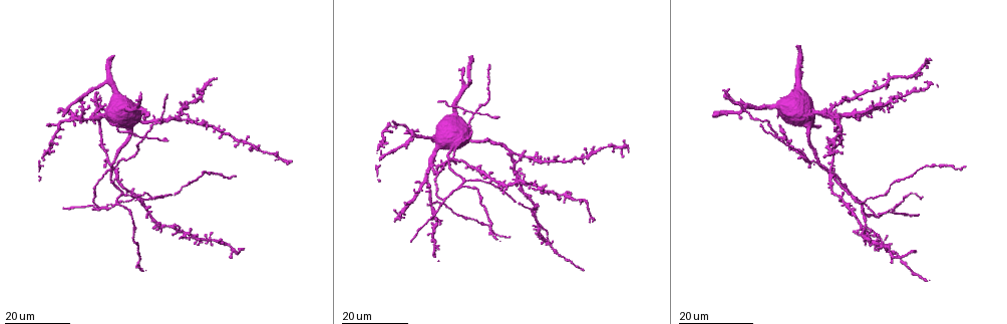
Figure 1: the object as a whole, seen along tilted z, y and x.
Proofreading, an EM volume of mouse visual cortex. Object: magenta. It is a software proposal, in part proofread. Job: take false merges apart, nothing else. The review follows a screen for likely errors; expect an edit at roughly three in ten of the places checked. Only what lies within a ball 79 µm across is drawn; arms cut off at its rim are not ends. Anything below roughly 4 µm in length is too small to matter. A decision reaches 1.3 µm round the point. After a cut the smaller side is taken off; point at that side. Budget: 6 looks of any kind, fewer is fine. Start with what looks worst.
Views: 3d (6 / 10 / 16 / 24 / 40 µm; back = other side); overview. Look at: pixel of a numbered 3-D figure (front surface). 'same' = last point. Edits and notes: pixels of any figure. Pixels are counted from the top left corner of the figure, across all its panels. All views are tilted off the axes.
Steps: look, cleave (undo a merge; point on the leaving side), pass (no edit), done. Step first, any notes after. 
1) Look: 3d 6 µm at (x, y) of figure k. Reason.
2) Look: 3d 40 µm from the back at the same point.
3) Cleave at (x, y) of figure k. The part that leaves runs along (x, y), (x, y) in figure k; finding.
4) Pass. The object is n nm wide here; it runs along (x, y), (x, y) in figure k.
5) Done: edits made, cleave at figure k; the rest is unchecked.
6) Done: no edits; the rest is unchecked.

Look: 3d 16 µm at (142, 136) of figure 1. Thin arm on a thick one.

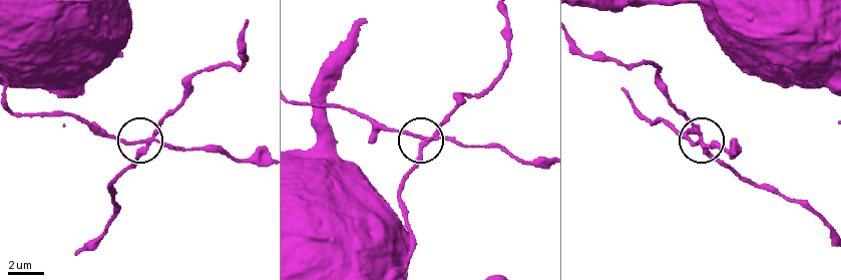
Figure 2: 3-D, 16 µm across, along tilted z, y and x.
Look: 3d 10 µm at (144, 140) of figure 2.

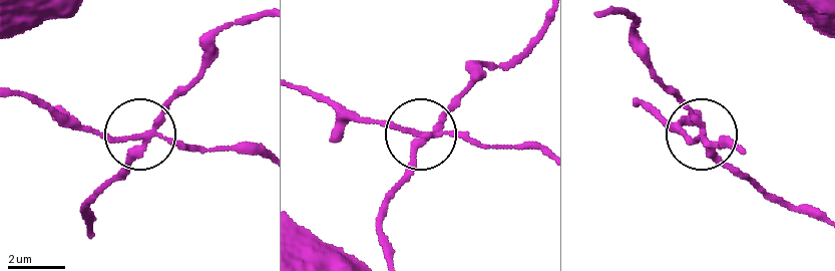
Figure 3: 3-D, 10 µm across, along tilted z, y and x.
Cleave at (185, 146) of figure 3. The object is 210 nm wide here; the part that leaves runs along (142, 137), (74, 127), (41, 102), (20, 97) in figure 3; a second neuron is stuck on.

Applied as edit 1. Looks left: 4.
Look: 3d 24 µm at (442, 202) of figure 1. Thin arm on a thick one.

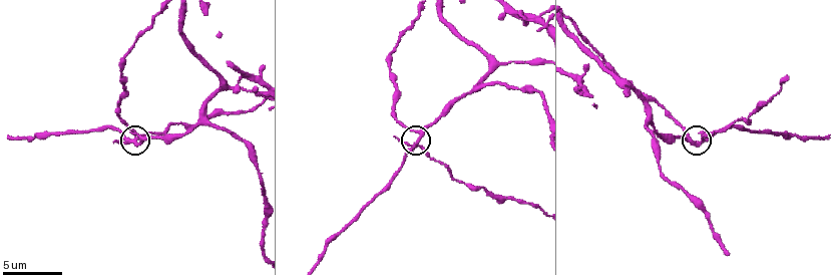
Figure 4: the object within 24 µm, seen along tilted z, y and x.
Look: 3d 6 µm at (415, 146) of figure 4.

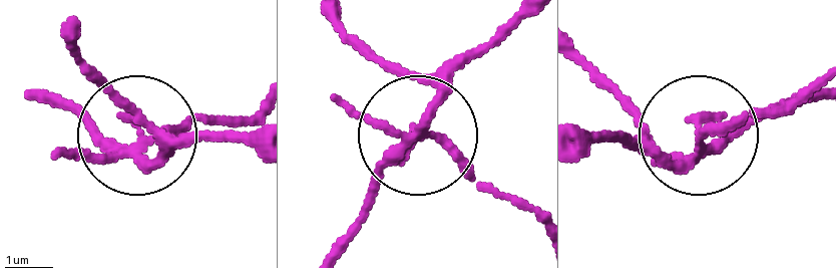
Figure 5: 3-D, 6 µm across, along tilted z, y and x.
Cleave at (70, 155) of figure 5. 4 arms meet here; a second neuron is stuck on.

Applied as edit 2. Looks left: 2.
Look: 3d 24 µm at (445, 162) of figure 1. Two arms in line, one across.

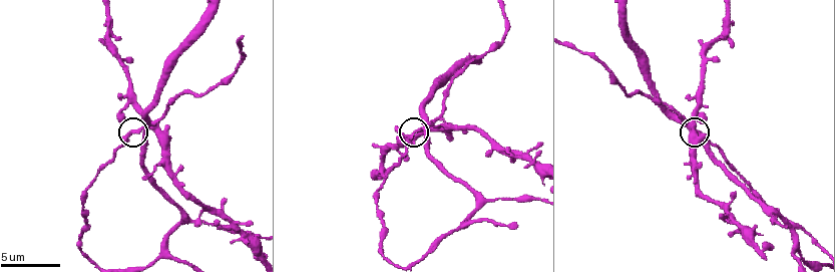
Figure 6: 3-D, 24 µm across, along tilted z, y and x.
Look: 3d 10 µm at (136, 130) of figure 6.

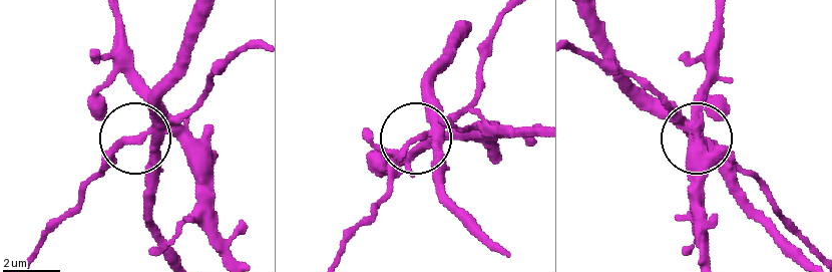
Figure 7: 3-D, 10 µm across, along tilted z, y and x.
Pass. It runs along (597, 19), (612, 56), (647, 93), (760, 188) in figure 7; all the same neuron.

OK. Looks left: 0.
Done: edits made, cleave at figure 3, cleave at figure 5; the rest is unchecked.

